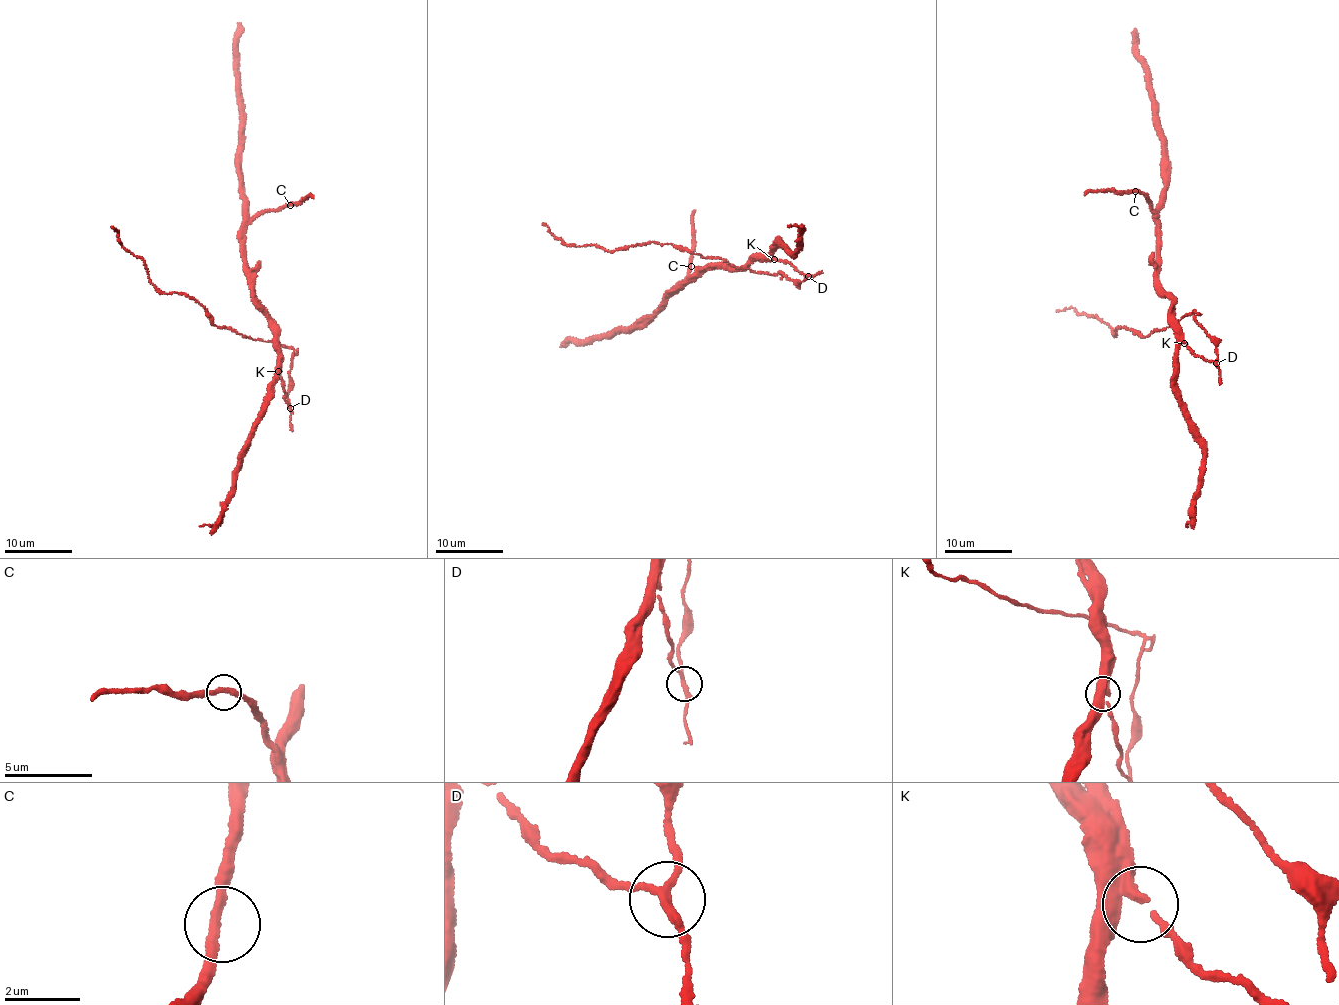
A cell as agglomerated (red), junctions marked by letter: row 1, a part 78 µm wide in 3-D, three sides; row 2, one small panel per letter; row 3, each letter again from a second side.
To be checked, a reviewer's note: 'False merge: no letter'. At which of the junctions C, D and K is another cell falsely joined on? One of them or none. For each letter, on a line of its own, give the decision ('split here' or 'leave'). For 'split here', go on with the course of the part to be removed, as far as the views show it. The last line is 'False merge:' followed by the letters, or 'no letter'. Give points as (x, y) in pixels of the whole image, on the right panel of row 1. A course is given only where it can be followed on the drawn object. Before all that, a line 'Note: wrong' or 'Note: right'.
Note: wrong
C: leave
D: split here; foreign part runs (1216, 364), (1216, 342), (1195, 312), (1145, 337), (1121, 327), (1113, 335), (1110, 326), (1073, 308), (1056, 310)
K: leave
False merge: D

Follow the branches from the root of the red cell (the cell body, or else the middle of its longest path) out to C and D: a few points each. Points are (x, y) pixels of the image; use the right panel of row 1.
C: (1183, 341), (1181, 327), (1174, 319), (1174, 299), (1159, 284), (1158, 222), (1146, 196), (1135, 191)
D: (1183, 341), (1192, 353), (1216, 364)

